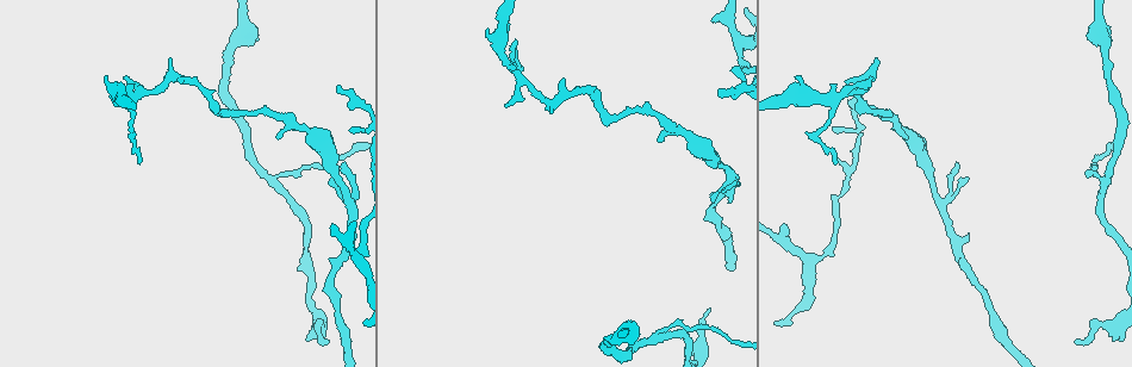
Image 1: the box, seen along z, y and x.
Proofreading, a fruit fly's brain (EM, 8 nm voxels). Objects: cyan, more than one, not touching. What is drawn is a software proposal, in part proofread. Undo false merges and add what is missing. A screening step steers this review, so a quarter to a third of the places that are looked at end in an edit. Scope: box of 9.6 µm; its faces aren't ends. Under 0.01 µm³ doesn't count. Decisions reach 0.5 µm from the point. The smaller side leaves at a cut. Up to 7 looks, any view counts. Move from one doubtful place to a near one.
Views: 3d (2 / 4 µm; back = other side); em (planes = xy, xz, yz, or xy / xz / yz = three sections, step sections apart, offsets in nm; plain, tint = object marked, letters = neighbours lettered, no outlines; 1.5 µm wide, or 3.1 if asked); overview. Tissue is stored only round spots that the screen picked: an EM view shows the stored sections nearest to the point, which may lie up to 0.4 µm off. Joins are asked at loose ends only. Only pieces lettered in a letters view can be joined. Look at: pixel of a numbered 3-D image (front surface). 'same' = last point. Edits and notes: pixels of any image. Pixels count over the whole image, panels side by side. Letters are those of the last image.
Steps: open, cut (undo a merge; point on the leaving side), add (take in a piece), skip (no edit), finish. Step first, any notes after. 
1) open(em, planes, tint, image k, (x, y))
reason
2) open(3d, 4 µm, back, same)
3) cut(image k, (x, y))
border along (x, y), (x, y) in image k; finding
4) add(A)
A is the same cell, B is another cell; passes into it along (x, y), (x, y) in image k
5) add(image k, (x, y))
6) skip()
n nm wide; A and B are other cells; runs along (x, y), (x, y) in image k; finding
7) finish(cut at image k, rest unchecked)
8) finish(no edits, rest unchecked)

open(3d, 2 µm, image 1, (713, 18))
free end

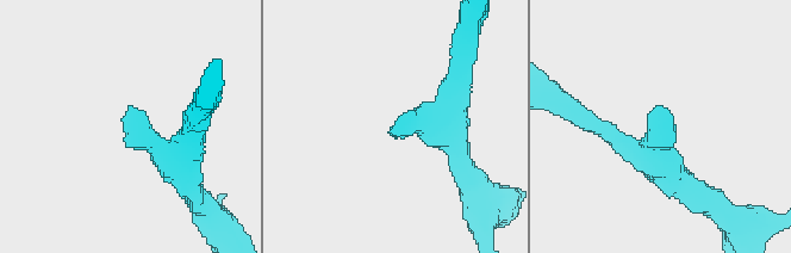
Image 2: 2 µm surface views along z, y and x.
open(em, planes, plain, image 2, (127, 108))

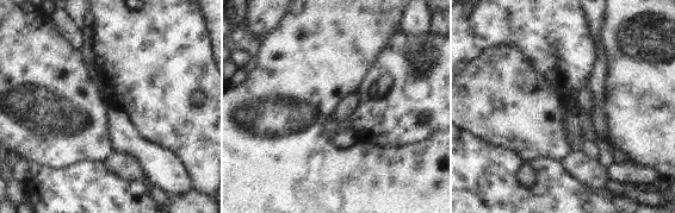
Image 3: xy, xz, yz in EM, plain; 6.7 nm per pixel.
open(em, planes, letters, same)
see the neighbours

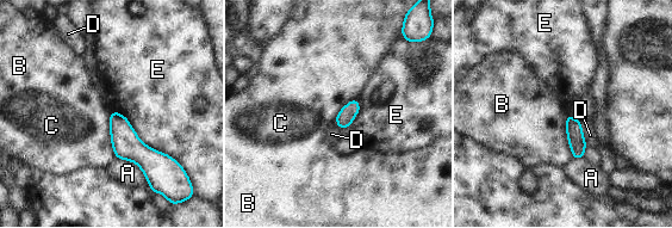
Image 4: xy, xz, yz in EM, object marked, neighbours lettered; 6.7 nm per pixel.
skip()
A, B, C, D and E are other cells; border along (110, 111), (110, 140), (117, 158) in image 4; none of them fits

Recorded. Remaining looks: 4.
open(em, xz, step 4, letters, image 1, (721, 97))
thin end

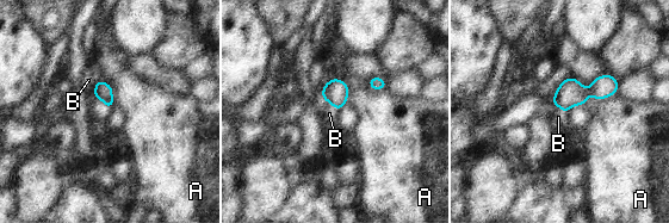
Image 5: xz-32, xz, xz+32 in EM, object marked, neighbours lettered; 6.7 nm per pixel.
skip()
120 nm wide; A and B are other cells; border along (95, 81), (94, 95), (112, 106) in image 5; none of them fits

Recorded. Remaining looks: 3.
open(3d, 2 µm, image 1, (1108, 84))
a narrow waist

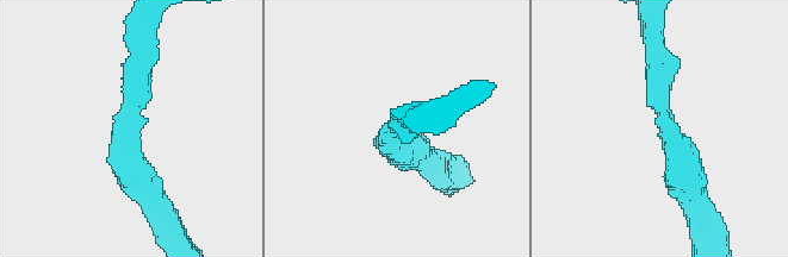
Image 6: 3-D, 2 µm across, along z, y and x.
open(em, 3.1 µm, yz, step 8, tint, image 6, (399, 132))
arms of 200, 220 nm

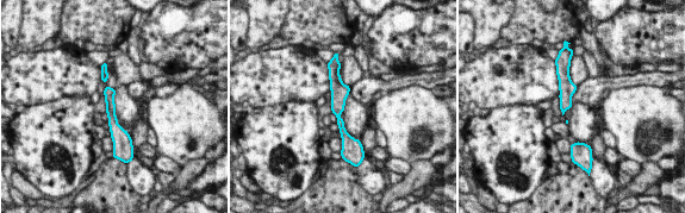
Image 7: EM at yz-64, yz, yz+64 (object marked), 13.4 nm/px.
open(em, 3.1 µm, yz, step 8, letters, same)
what lies round it

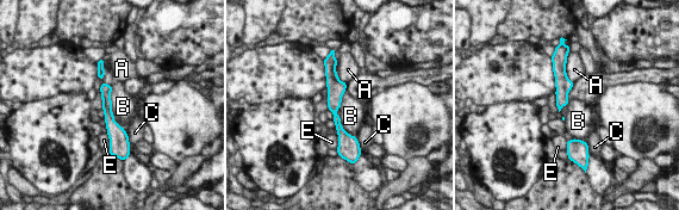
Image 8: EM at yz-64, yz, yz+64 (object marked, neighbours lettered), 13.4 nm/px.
skip()
130 nm wide; A, B, C and E are other cells; border along (338, 116), (340, 124), (356, 137) in image 8; one cell here

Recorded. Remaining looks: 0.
finish(no edits, rest unchecked)

